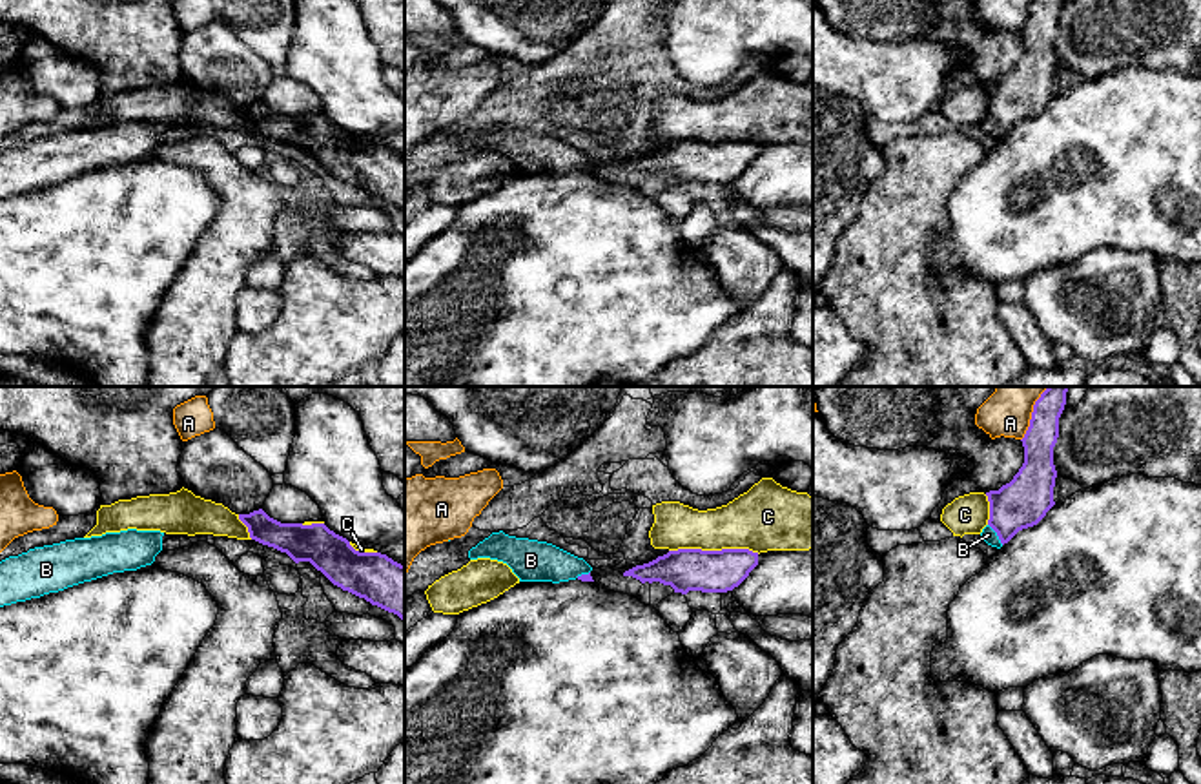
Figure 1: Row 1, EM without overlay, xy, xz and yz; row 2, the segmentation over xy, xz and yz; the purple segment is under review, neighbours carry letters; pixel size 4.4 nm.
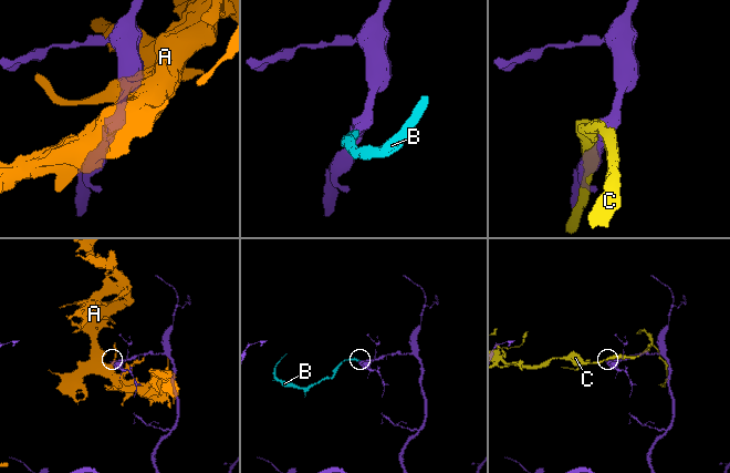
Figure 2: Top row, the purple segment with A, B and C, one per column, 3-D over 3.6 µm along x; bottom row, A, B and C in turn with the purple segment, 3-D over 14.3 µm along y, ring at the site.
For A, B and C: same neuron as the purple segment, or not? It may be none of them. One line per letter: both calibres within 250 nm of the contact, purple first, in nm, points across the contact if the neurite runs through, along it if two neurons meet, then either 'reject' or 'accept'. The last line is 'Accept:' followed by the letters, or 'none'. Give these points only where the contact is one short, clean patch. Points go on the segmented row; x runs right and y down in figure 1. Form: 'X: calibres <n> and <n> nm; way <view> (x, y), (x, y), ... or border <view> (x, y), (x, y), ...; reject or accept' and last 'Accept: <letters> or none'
A: calibres 150 and 220 nm; reject
B: calibres 220 and 70 nm; way yz (1023, 502), (1006, 518), (997, 535), (988, 535); accept
C: calibres 190 and 280 nm; reject
Accept: B

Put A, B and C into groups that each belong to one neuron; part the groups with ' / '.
A / B / C

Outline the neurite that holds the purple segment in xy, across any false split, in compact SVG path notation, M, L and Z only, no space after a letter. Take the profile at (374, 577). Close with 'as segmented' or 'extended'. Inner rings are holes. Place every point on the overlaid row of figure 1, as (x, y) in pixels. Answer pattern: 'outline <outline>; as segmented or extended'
outline M262 509L239 514L250 538L286 552L295 563L310 562L334 585L364 598L405 622L405 565L381 552L359 552L324 523L281 523Z; as segmented

